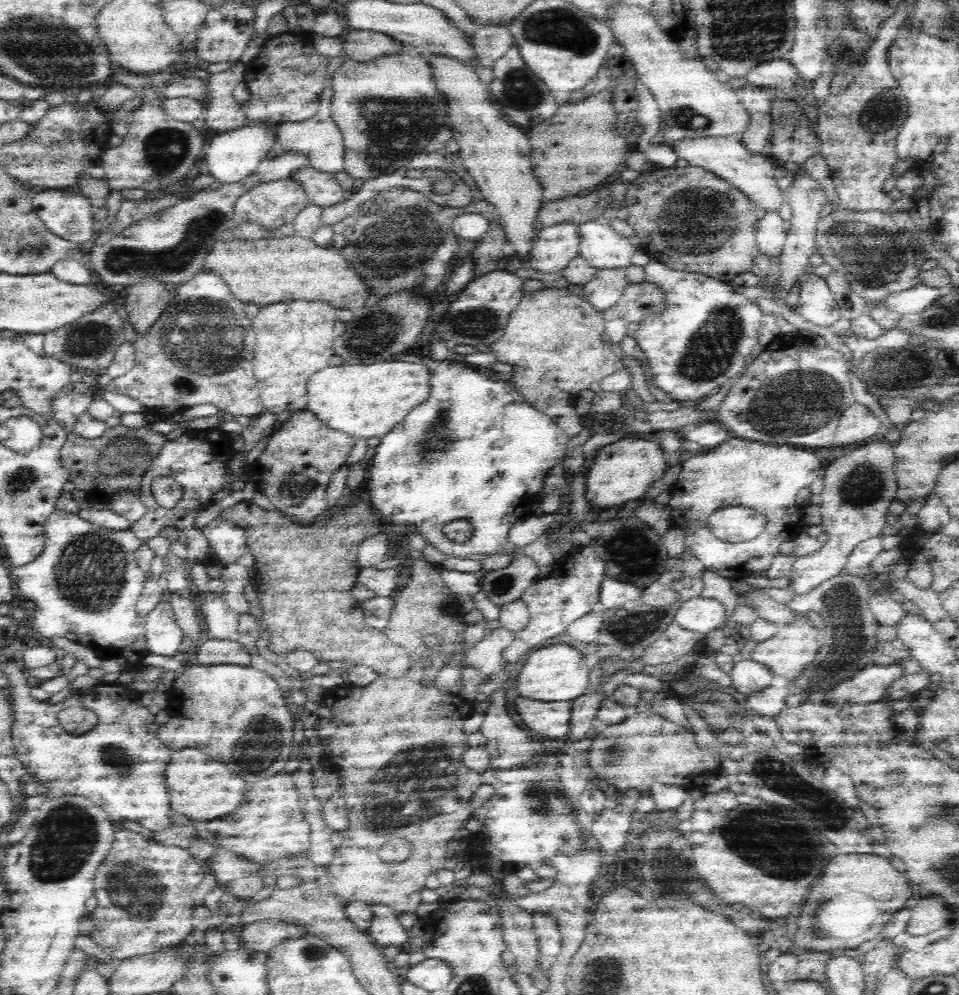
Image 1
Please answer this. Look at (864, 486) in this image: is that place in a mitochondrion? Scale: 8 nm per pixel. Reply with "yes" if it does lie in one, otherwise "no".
yes

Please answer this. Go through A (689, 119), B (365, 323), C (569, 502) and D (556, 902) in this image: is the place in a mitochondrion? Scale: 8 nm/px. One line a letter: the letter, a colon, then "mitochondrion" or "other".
A: mitochondrion
B: other
C: other
D: other

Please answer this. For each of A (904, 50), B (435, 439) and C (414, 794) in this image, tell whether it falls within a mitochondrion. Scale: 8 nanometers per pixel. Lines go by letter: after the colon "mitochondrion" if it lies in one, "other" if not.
A: other
B: mitochondrion
C: mitochondrion

